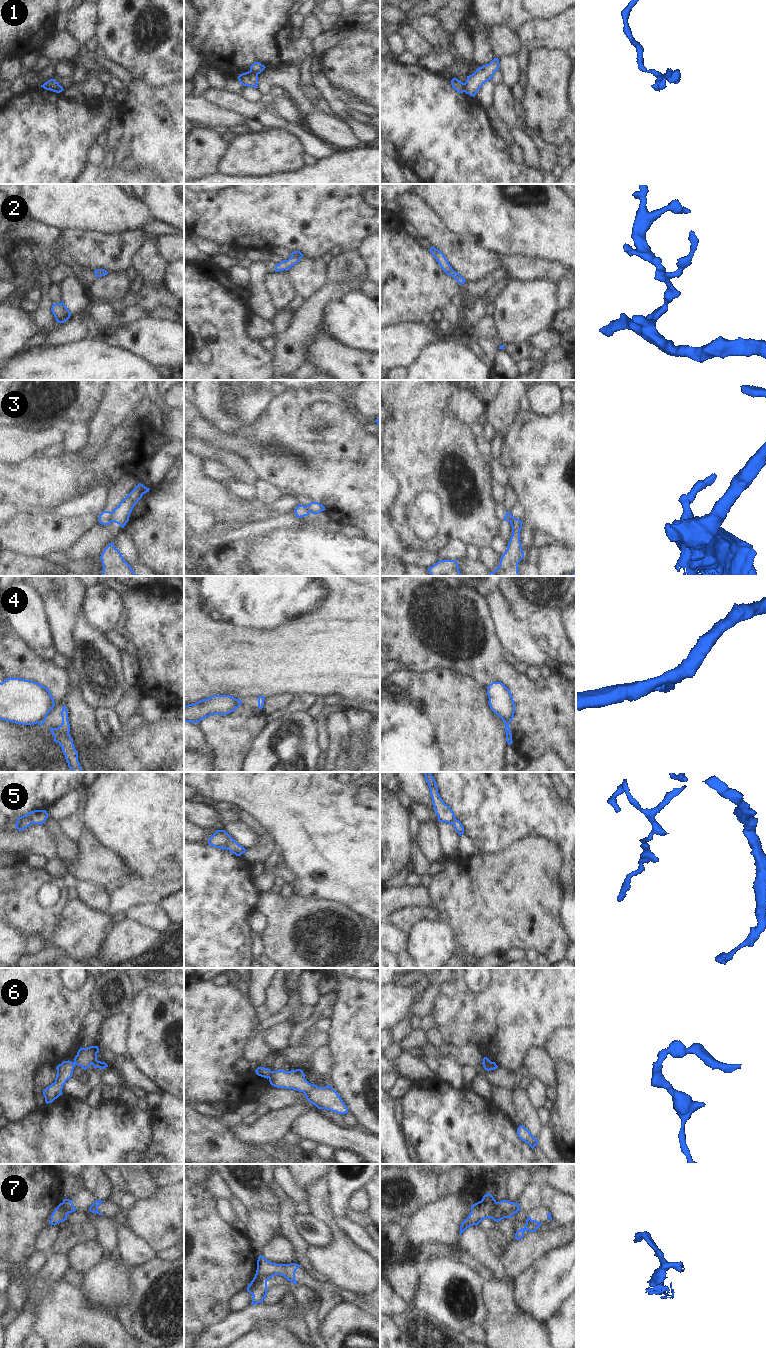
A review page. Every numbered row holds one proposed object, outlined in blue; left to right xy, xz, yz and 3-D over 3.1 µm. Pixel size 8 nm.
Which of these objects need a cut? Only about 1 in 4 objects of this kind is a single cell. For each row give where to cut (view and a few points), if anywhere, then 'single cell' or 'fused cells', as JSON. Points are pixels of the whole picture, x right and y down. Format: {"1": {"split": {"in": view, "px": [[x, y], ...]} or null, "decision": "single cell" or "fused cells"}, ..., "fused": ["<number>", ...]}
{"1": {"split": {"in": "yz", "px": [[463, 83], [465, 91]]}, "decision": "fused cells"}, "2": {"split": null, "decision": "single cell"}, "3": {"split": {"in": "xy", "px": [[113, 512], [111, 521]]}, "decision": "fused cells"}, "4": {"split": {"in": "yz", "px": [[504, 720], [509, 722]]}, "decision": "fused cells"}, "5": {"split": {"in": "xy", "px": [[31, 822], [22, 820], [16, 825]]}, "decision": "fused cells"}, "6": {"split": {"in": "xz", "px": [[271, 1071], [268, 1077]]}, "decision": "fused cells"}, "7": {"split": {"in": "yz", "px": [[497, 1202], [490, 1217]]}, "decision": "fused cells"}, "fused": ["1", "3", "4", "5", "6", "7"]}

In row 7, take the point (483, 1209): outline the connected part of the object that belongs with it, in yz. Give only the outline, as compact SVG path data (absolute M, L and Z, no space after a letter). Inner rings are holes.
M487 1193L481 1201L473 1204L469 1216L461 1223L460 1236L467 1228L478 1225L484 1219L491 1218L496 1203L492 1194Z

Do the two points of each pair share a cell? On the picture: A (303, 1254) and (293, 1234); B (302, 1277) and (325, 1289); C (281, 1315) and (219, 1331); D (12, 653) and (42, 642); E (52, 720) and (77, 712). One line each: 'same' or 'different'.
A: same
B: same
C: same
D: different
E: different

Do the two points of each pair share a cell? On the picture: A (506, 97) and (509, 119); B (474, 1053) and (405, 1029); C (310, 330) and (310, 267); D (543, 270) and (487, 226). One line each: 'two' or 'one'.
A: one
B: two
C: two
D: two

